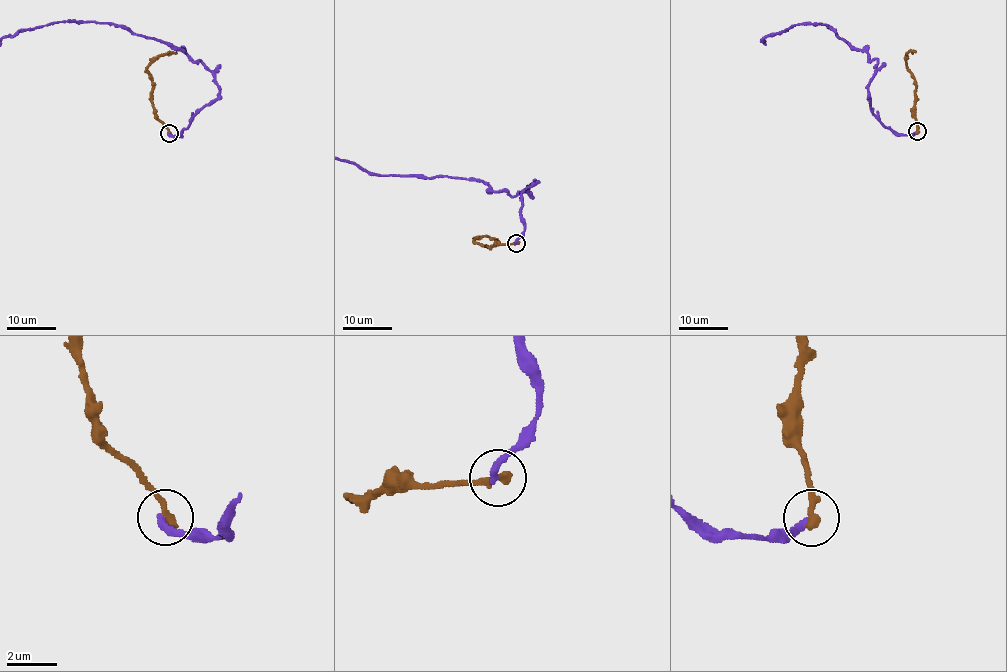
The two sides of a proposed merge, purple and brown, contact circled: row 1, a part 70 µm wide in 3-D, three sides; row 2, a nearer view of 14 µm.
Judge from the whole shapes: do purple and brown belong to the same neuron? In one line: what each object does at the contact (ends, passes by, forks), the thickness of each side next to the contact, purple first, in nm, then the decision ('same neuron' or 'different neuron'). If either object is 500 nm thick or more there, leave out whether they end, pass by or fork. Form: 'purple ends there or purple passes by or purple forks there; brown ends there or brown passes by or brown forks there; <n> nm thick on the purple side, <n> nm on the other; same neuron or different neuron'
purple ends there; brown ends there; 300 nm thick on the purple side, 360 nm on the other; different neuron

